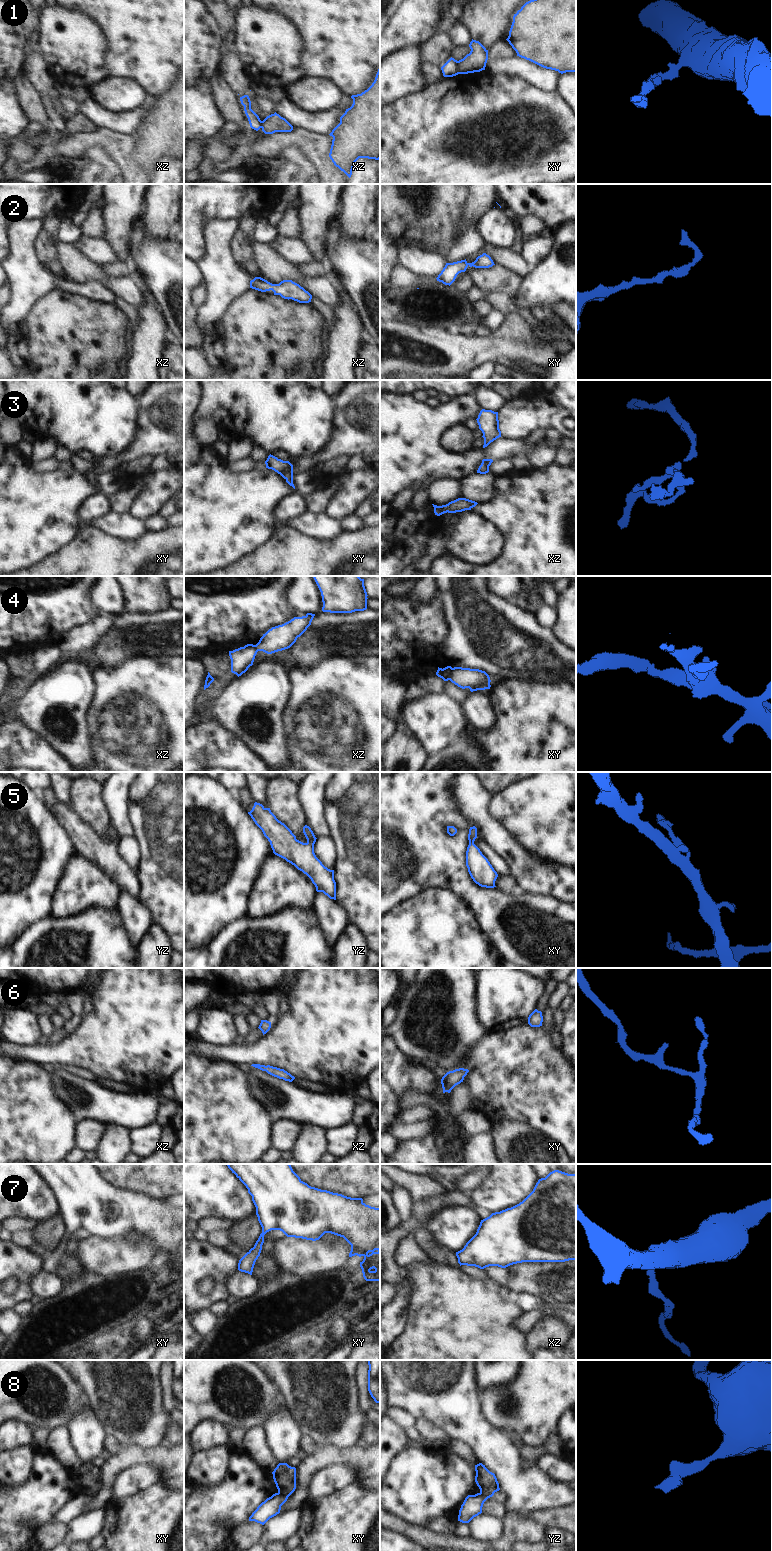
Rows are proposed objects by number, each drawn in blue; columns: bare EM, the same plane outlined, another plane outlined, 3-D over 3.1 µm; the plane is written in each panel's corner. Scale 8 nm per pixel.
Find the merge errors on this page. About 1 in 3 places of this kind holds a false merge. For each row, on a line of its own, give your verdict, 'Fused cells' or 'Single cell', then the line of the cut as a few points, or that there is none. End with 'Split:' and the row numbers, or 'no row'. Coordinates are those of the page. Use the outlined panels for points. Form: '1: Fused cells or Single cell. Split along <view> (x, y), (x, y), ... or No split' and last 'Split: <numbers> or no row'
1: Fused cells. Split along xy (456, 61), (456, 70), (459, 73)
2: Single cell. No split
3: Single cell. No split
4: Fused cells. Split along xy (453, 668), (449, 679)
5: Single cell. No split
6: Single cell. No split
7: Single cell. No split
8: Fused cells. Split along xy (278, 1492), (288, 1496)
Split: 1, 4, 8.

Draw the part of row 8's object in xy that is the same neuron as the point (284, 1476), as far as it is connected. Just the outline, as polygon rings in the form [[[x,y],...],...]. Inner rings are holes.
[[[279,1463],[272,1472],[278,1493],[290,1496],[296,1489],[296,1468]]]

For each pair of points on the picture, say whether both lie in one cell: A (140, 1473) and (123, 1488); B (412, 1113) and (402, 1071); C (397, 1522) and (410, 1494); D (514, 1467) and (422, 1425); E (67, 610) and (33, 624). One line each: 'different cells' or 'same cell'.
A: same cell
B: different cells
C: different cells
D: different cells
E: same cell

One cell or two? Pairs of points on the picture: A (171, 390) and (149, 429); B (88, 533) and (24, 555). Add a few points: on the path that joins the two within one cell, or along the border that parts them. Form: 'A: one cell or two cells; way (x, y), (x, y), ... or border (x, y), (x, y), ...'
A: one cell; way (171, 400), (171, 407), (159, 419)
B: two cells; border (81, 520), (78, 534), (57, 552)

